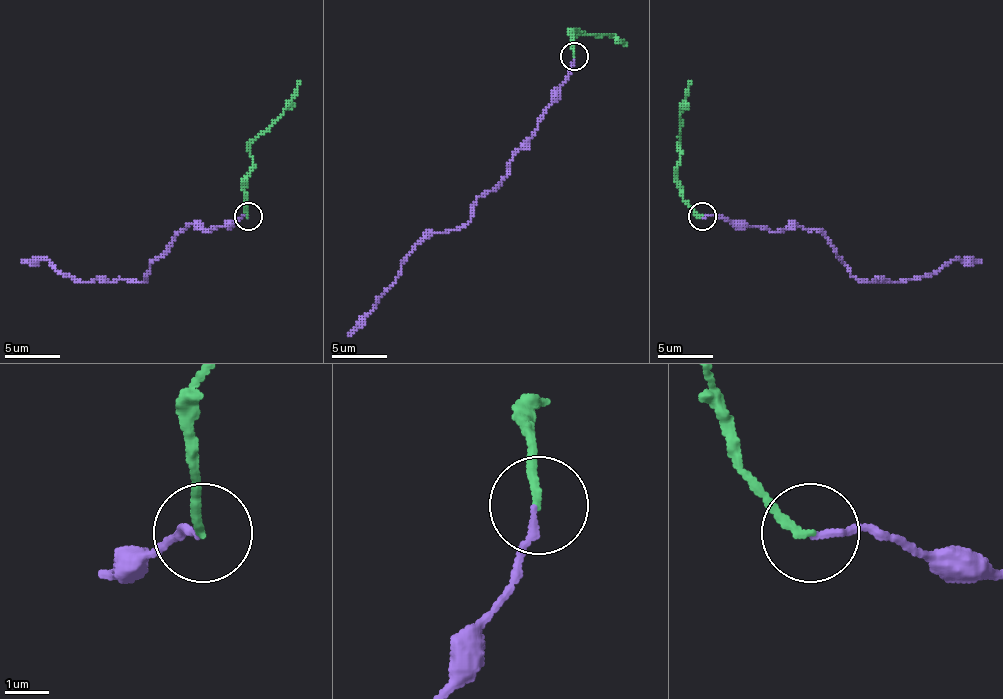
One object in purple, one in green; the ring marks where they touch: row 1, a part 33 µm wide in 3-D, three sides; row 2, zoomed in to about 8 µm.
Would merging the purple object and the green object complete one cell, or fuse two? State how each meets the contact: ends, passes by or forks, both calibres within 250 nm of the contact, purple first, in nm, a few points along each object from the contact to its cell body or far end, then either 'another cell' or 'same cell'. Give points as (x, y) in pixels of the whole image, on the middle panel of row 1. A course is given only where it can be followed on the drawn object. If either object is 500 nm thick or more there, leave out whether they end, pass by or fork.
purple ends there; green ends there; 150 nm thick on the purple side, 180 nm on the other; purple runs (574, 57), (571, 74), (509, 171), (476, 199), (468, 221), (429, 232), (415, 246), (392, 285), (348, 335); green runs (574, 57), (571, 37), (576, 32), (576, 34), (610, 34), (627, 46); another cell

